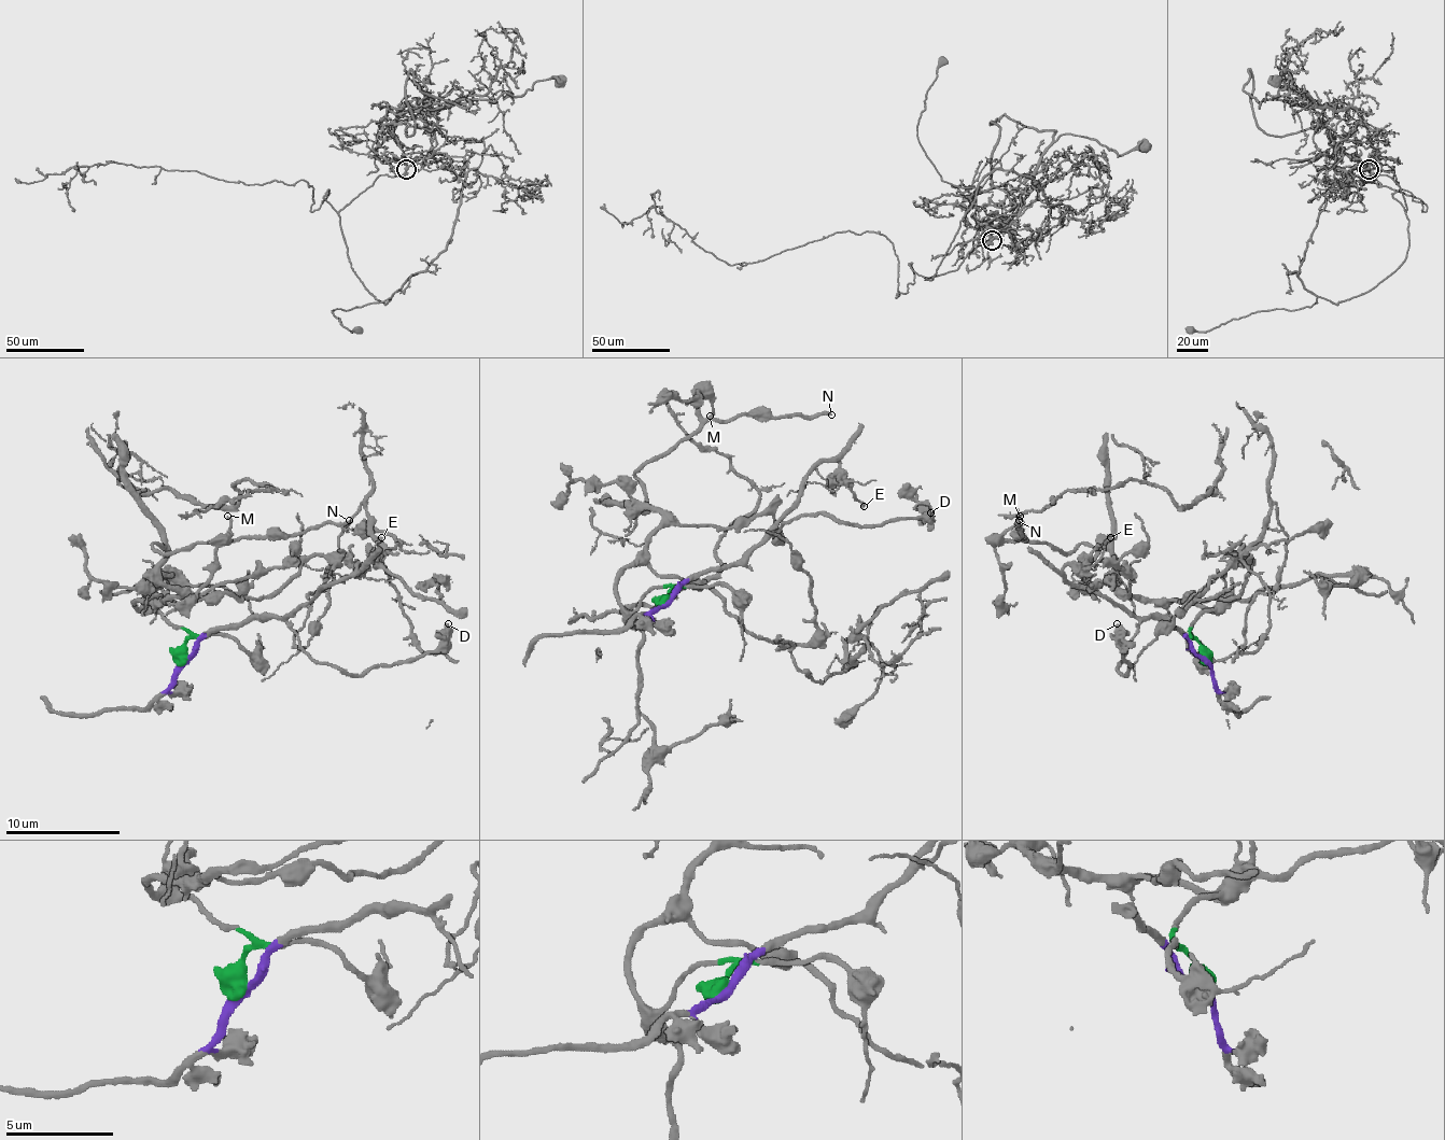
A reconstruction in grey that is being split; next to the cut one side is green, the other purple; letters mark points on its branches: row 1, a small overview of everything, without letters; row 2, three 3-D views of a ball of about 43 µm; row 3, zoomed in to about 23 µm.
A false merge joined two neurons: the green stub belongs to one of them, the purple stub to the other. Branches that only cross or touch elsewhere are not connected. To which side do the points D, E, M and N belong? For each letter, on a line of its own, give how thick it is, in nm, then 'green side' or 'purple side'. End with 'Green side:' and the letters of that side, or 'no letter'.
D: 480 nm thick; purple side
E: 170 nm thick; purple side
M: 160 nm thick; green side
N: 200 nm thick; green side
Green side: M, N

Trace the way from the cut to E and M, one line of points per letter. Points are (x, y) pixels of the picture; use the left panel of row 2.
E: (182, 660), (213, 631), (256, 620), (285, 617), (331, 582), (346, 582), (348, 574), (363, 571), (382, 537)
M: (182, 660), (187, 634), (134, 603), (179, 594), (162, 579), (153, 546), (165, 554), (219, 539), (227, 517)

